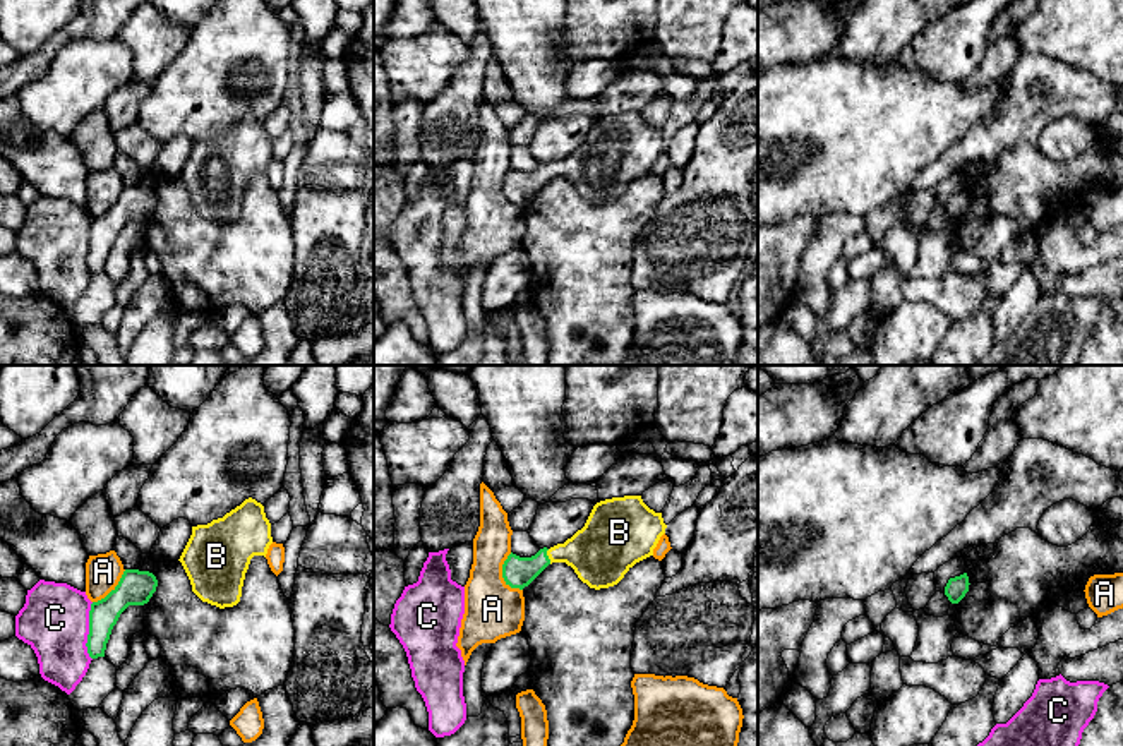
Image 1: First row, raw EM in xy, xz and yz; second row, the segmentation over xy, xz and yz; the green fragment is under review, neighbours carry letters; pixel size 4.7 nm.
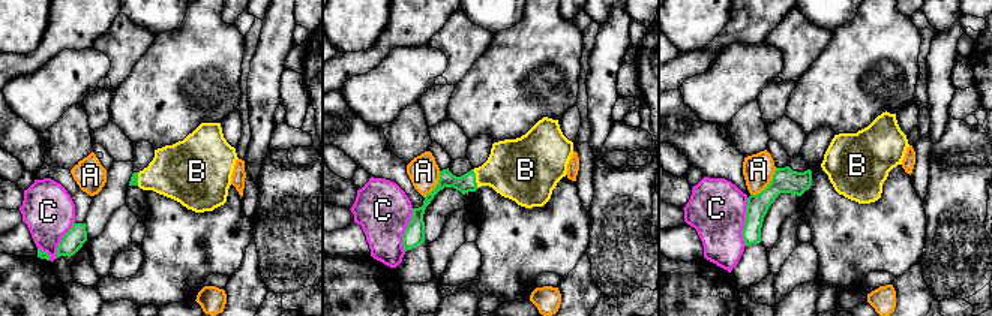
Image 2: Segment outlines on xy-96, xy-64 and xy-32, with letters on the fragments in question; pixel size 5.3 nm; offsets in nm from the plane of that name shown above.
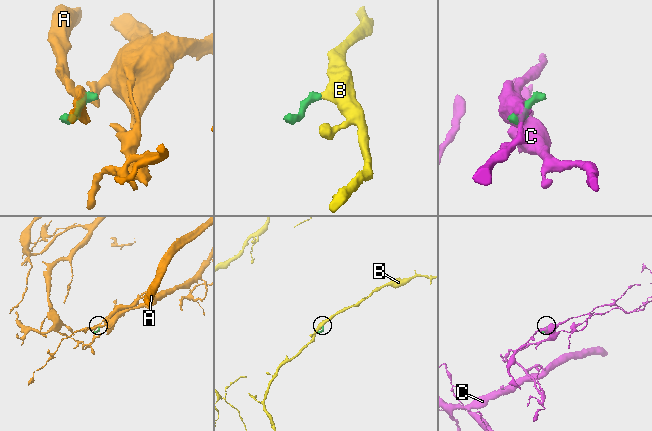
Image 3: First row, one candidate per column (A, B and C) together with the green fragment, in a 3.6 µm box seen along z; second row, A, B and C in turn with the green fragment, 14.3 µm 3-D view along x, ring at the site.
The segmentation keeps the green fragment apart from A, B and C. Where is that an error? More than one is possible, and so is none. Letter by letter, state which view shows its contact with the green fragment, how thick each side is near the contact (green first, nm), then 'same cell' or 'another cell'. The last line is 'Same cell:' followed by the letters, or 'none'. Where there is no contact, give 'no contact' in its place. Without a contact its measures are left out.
A: contact in xz; calibres 140 and 280 nm; another cell
B: contact in xz; calibres 140 and 300 nm; same cell
C: contact in xy; calibres 140 and 320 nm; another cell
Same cell: B

